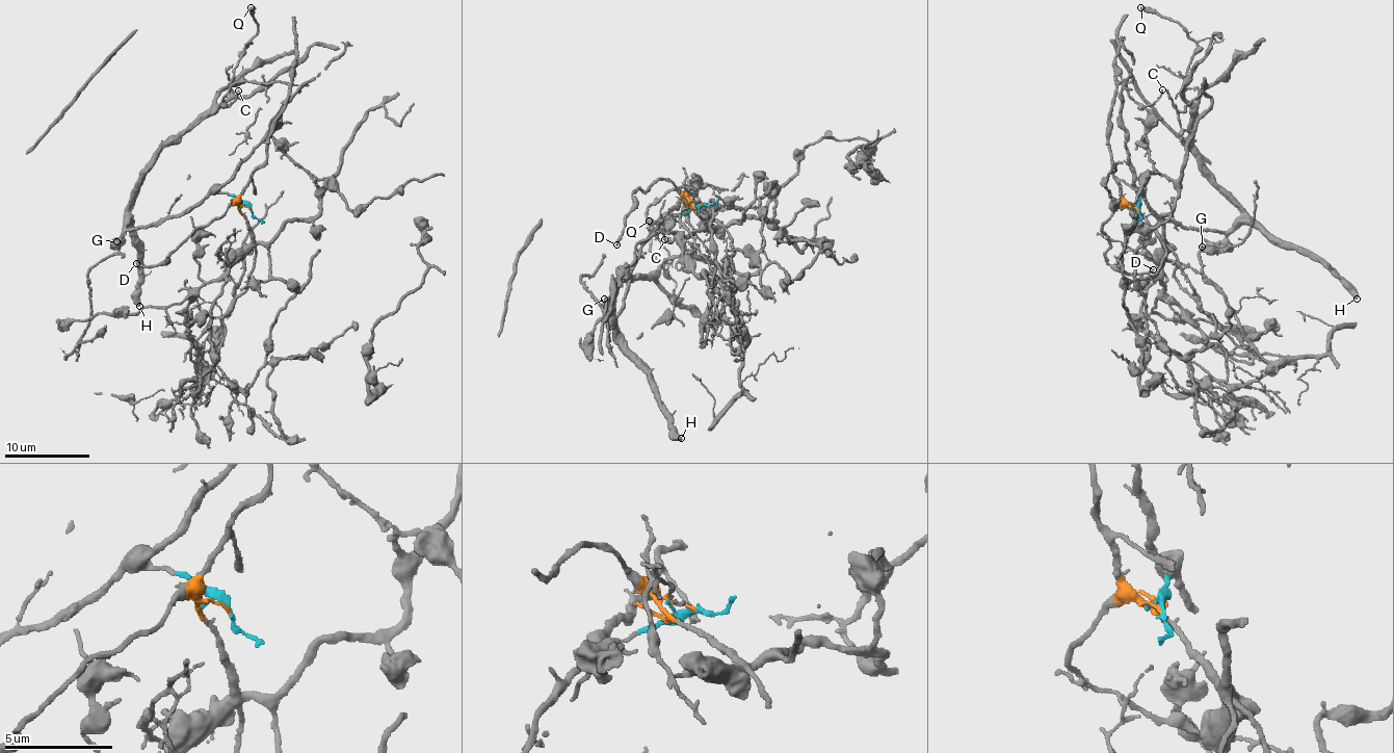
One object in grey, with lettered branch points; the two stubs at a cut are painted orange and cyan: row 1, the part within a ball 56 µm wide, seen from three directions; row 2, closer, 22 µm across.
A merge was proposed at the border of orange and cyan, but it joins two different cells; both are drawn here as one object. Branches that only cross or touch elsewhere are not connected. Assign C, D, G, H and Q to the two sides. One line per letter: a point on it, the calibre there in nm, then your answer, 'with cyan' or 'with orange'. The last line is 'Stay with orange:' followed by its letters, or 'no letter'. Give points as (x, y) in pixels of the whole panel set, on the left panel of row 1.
C: (238, 91) | 130 nm | with orange
D: (136, 263) | 240 nm | with orange
G: (116, 241) | 550 nm | with cyan
H: (139, 306) | 480 nm | with cyan
Q: (251, 7) | 440 nm | with cyan
Stay with orange: C, D

